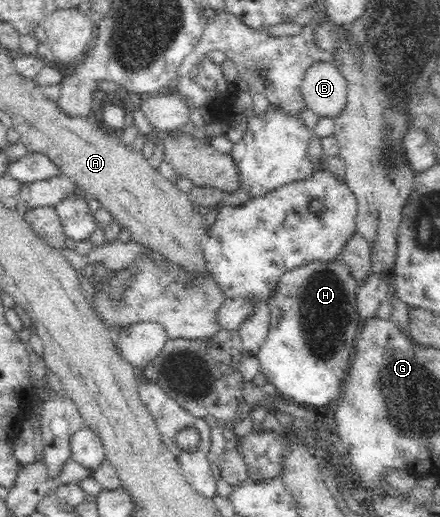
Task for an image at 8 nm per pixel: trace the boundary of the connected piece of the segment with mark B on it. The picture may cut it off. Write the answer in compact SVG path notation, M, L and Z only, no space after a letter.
M334 61L313 64L300 86L306 106L319 118L337 119L347 105L347 83Z

